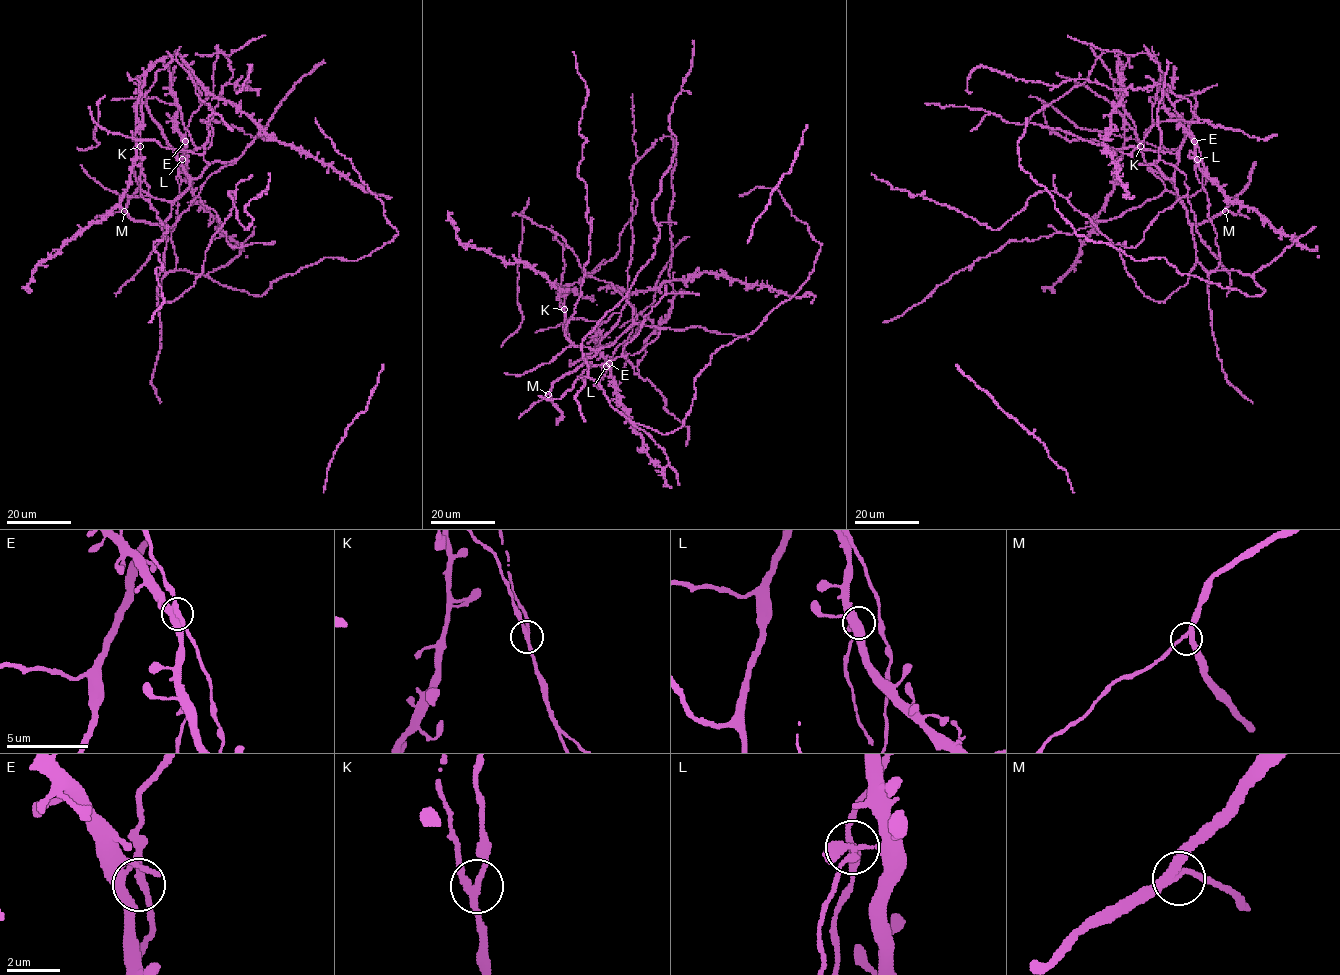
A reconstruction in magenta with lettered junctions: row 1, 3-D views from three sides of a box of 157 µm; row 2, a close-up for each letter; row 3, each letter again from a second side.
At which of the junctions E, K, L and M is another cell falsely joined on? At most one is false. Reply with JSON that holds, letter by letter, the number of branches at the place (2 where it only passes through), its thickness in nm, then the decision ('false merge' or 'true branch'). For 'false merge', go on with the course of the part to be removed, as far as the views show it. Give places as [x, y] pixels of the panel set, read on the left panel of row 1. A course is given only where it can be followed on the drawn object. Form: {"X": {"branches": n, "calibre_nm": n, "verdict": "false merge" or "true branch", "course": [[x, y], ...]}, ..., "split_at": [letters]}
{"E": {"branches": 3, "calibre_nm": 200, "verdict": "true branch"}, "K": {"branches": 3, "calibre_nm": 220, "verdict": "true branch"}, "L": {"branches": 3, "calibre_nm": 220, "verdict": "false merge", "course": [[182, 159], [177, 183]]}, "M": {"branches": 3, "calibre_nm": 240, "verdict": "true branch"}, "split_at": ["L"]}

